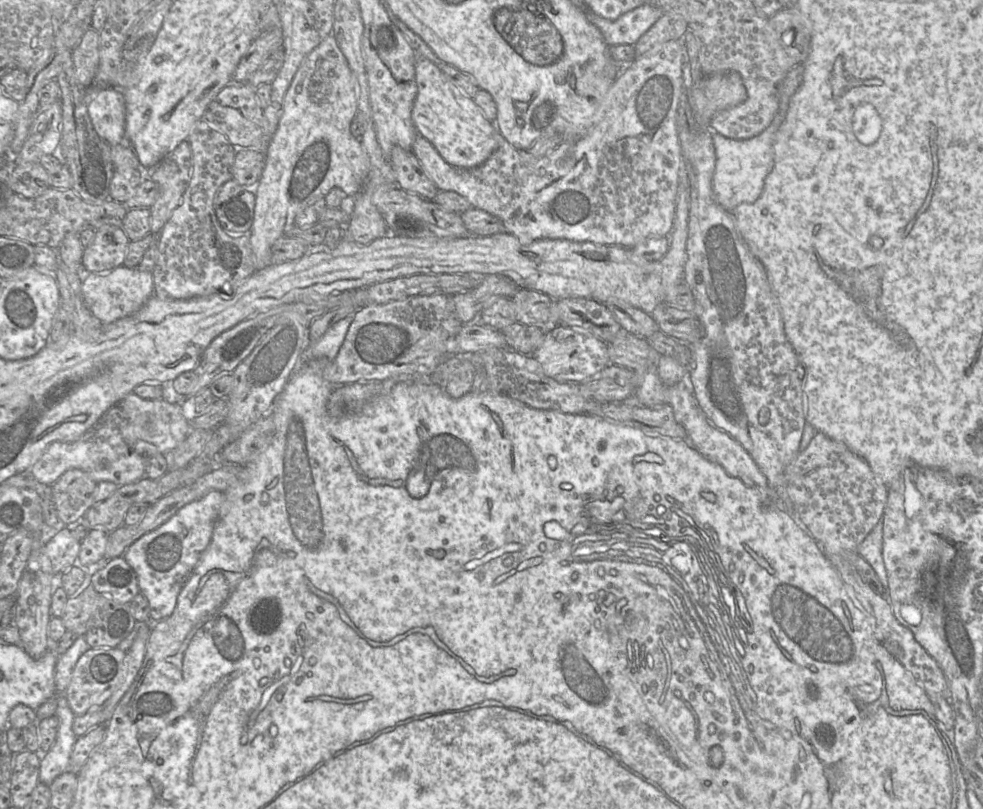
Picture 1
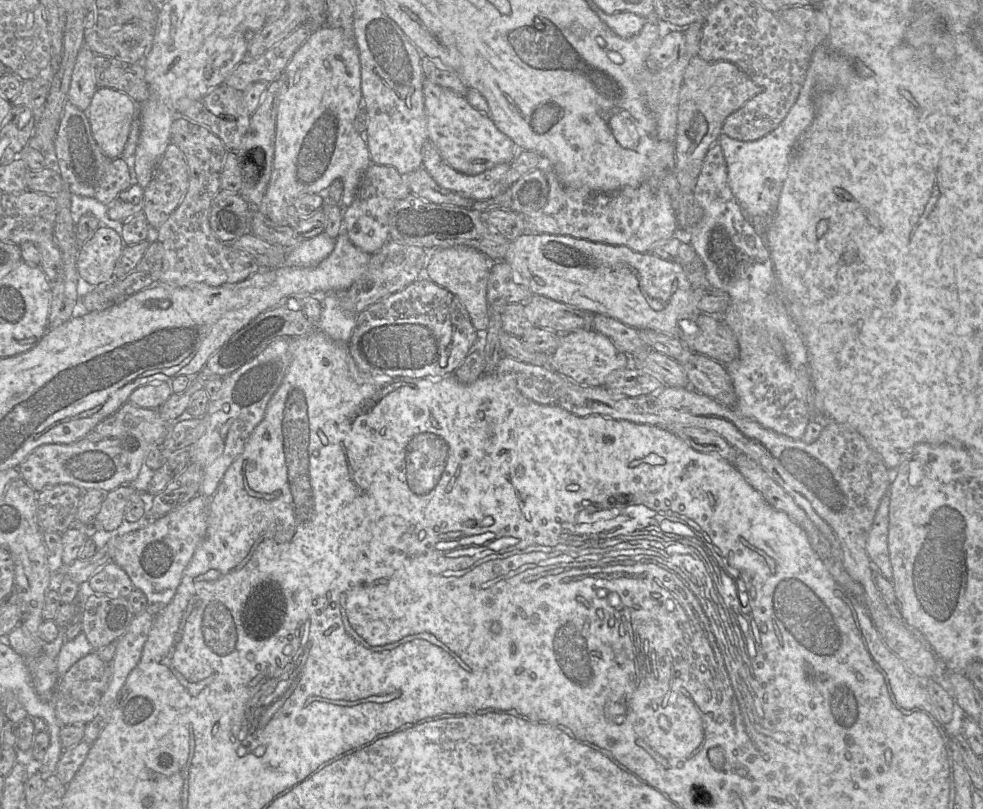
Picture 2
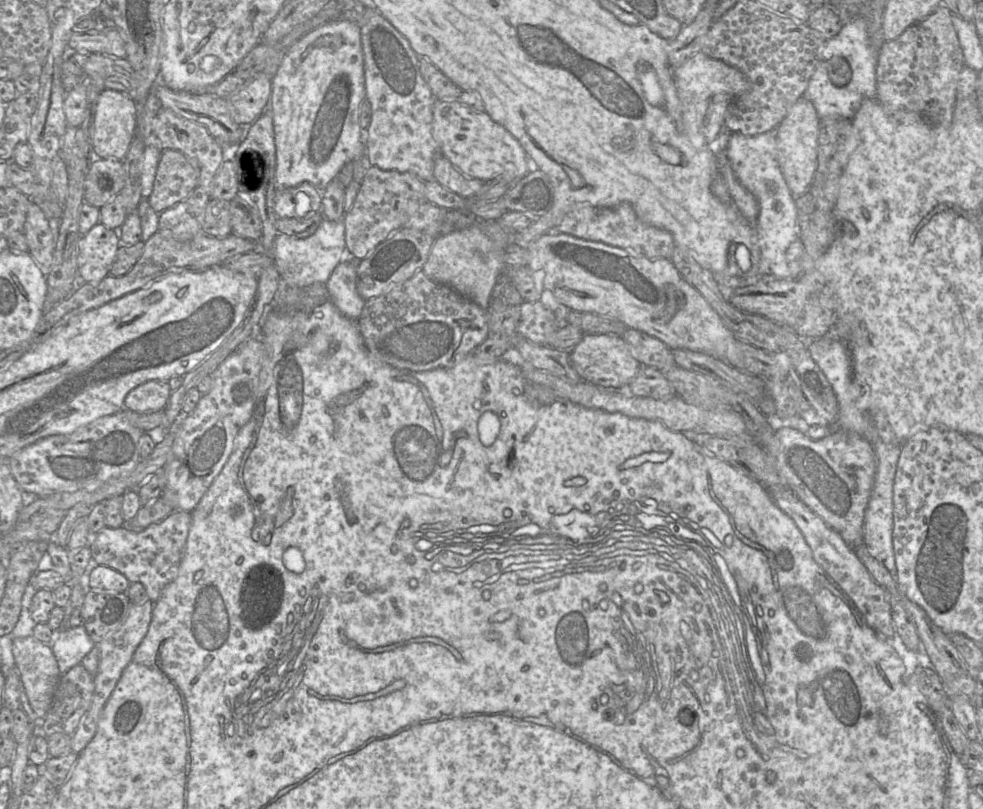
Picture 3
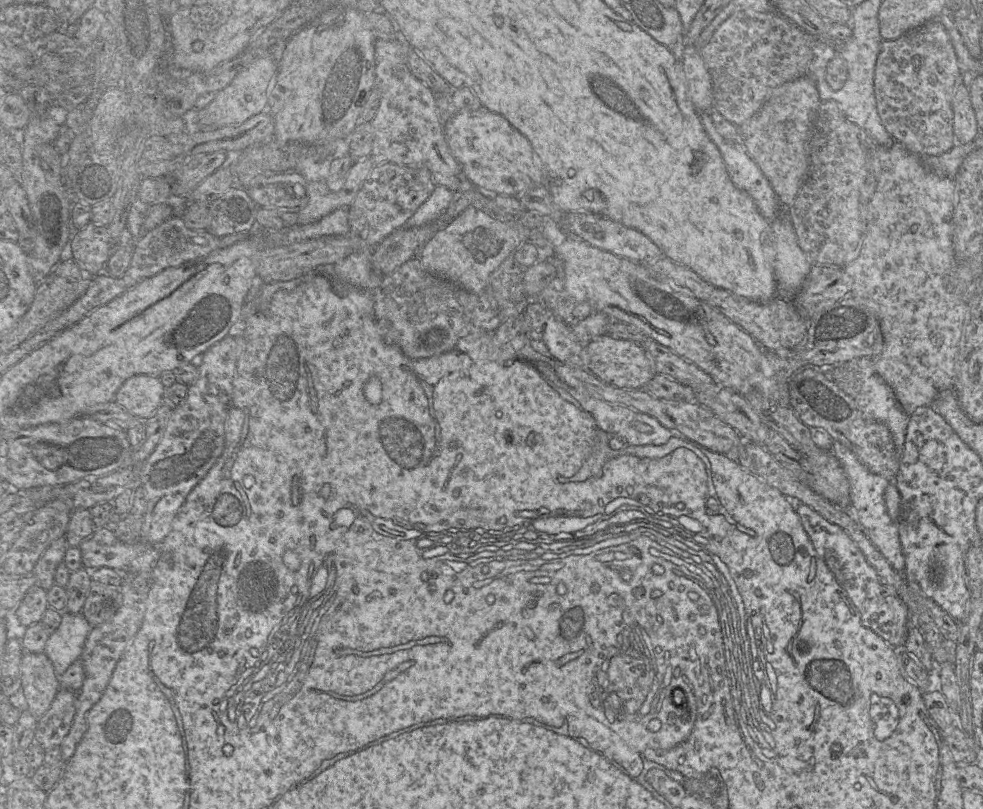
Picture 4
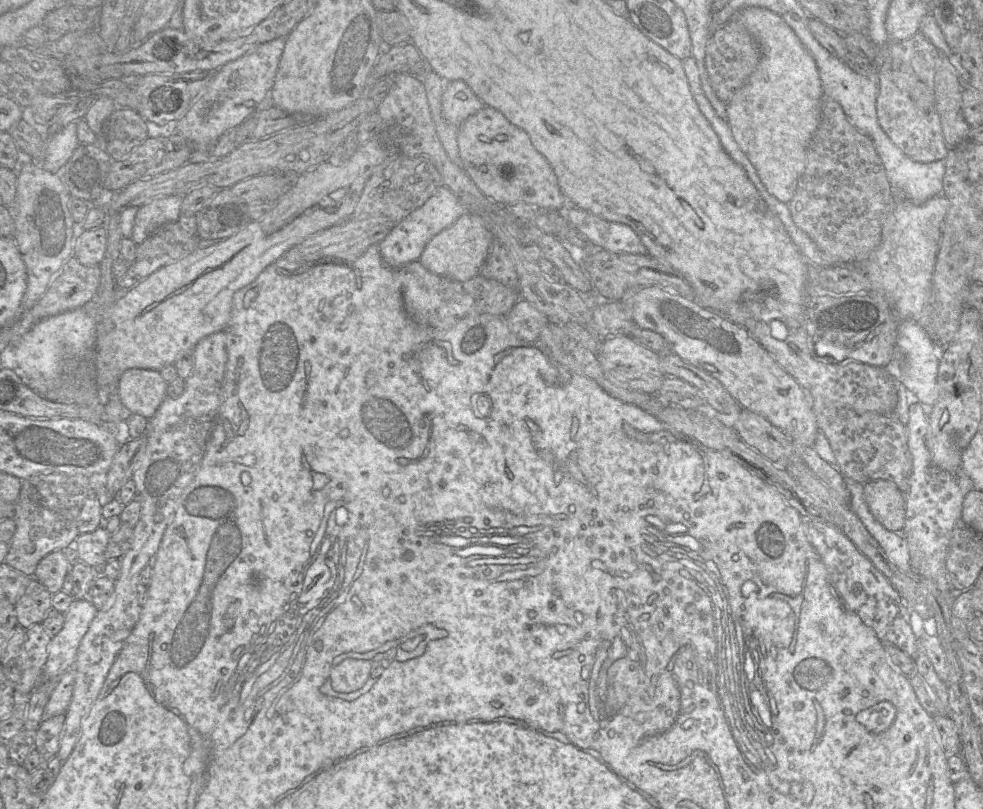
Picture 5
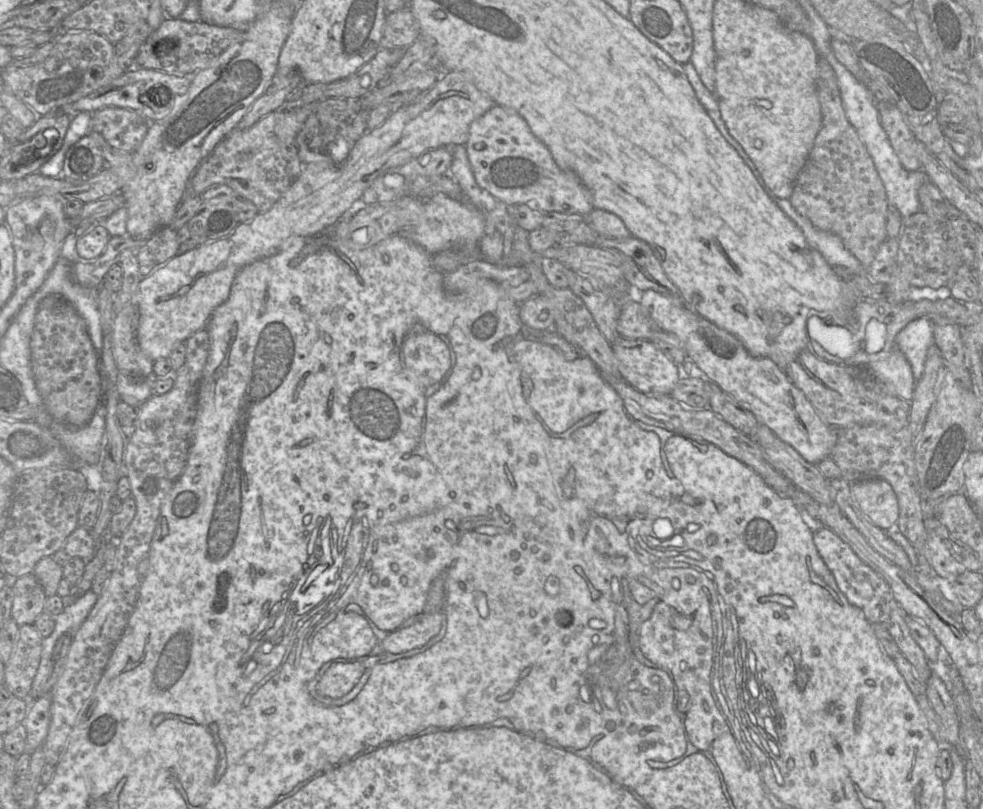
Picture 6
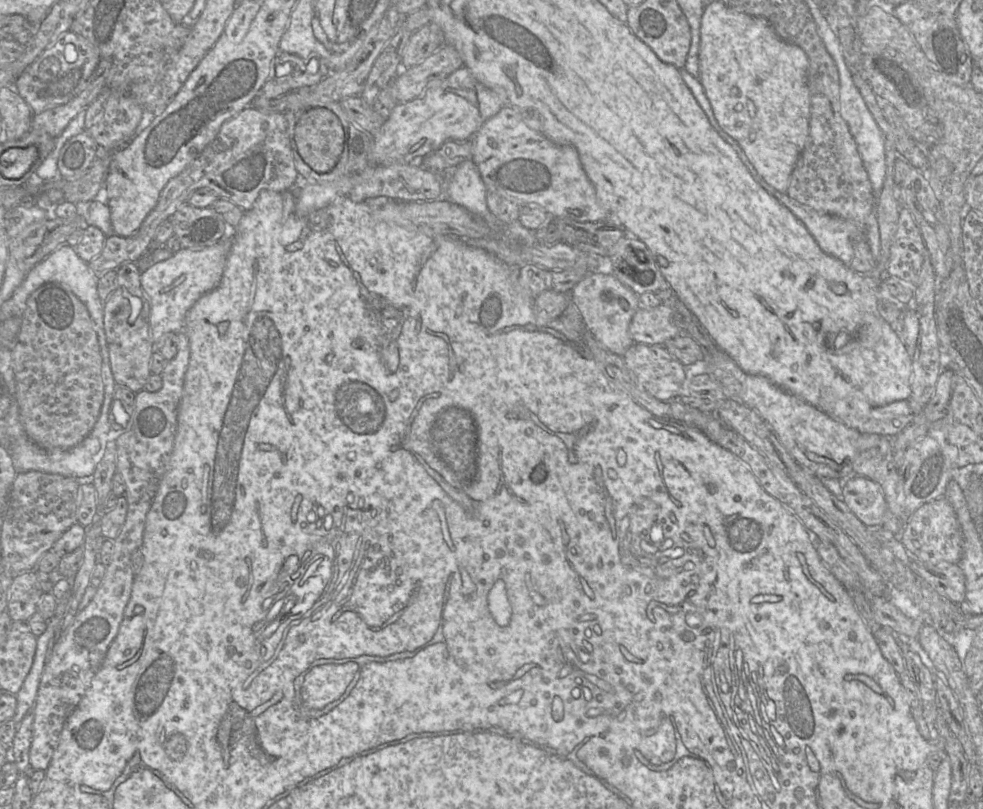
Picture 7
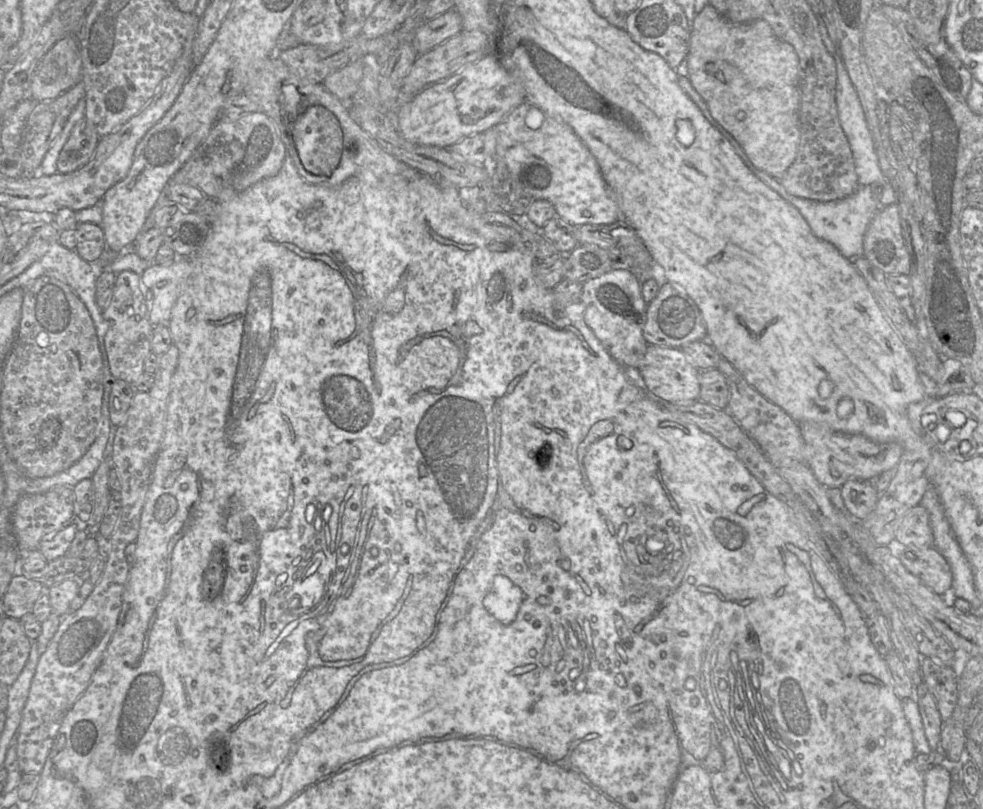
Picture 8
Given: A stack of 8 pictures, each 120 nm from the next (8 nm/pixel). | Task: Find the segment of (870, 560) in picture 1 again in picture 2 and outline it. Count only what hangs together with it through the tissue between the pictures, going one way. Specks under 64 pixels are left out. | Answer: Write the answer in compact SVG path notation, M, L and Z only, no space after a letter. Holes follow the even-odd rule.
M885 494L876 511L872 527L866 541L866 552L874 570L885 579L892 581L892 568L888 551L890 496Z

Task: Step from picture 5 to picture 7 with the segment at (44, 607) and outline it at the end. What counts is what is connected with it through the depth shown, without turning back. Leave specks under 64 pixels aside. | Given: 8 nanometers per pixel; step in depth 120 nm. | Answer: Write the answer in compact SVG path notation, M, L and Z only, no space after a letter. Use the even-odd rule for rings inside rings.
M35 570L15 574L9 589L7 612L12 621L27 622L37 612L43 594Z

